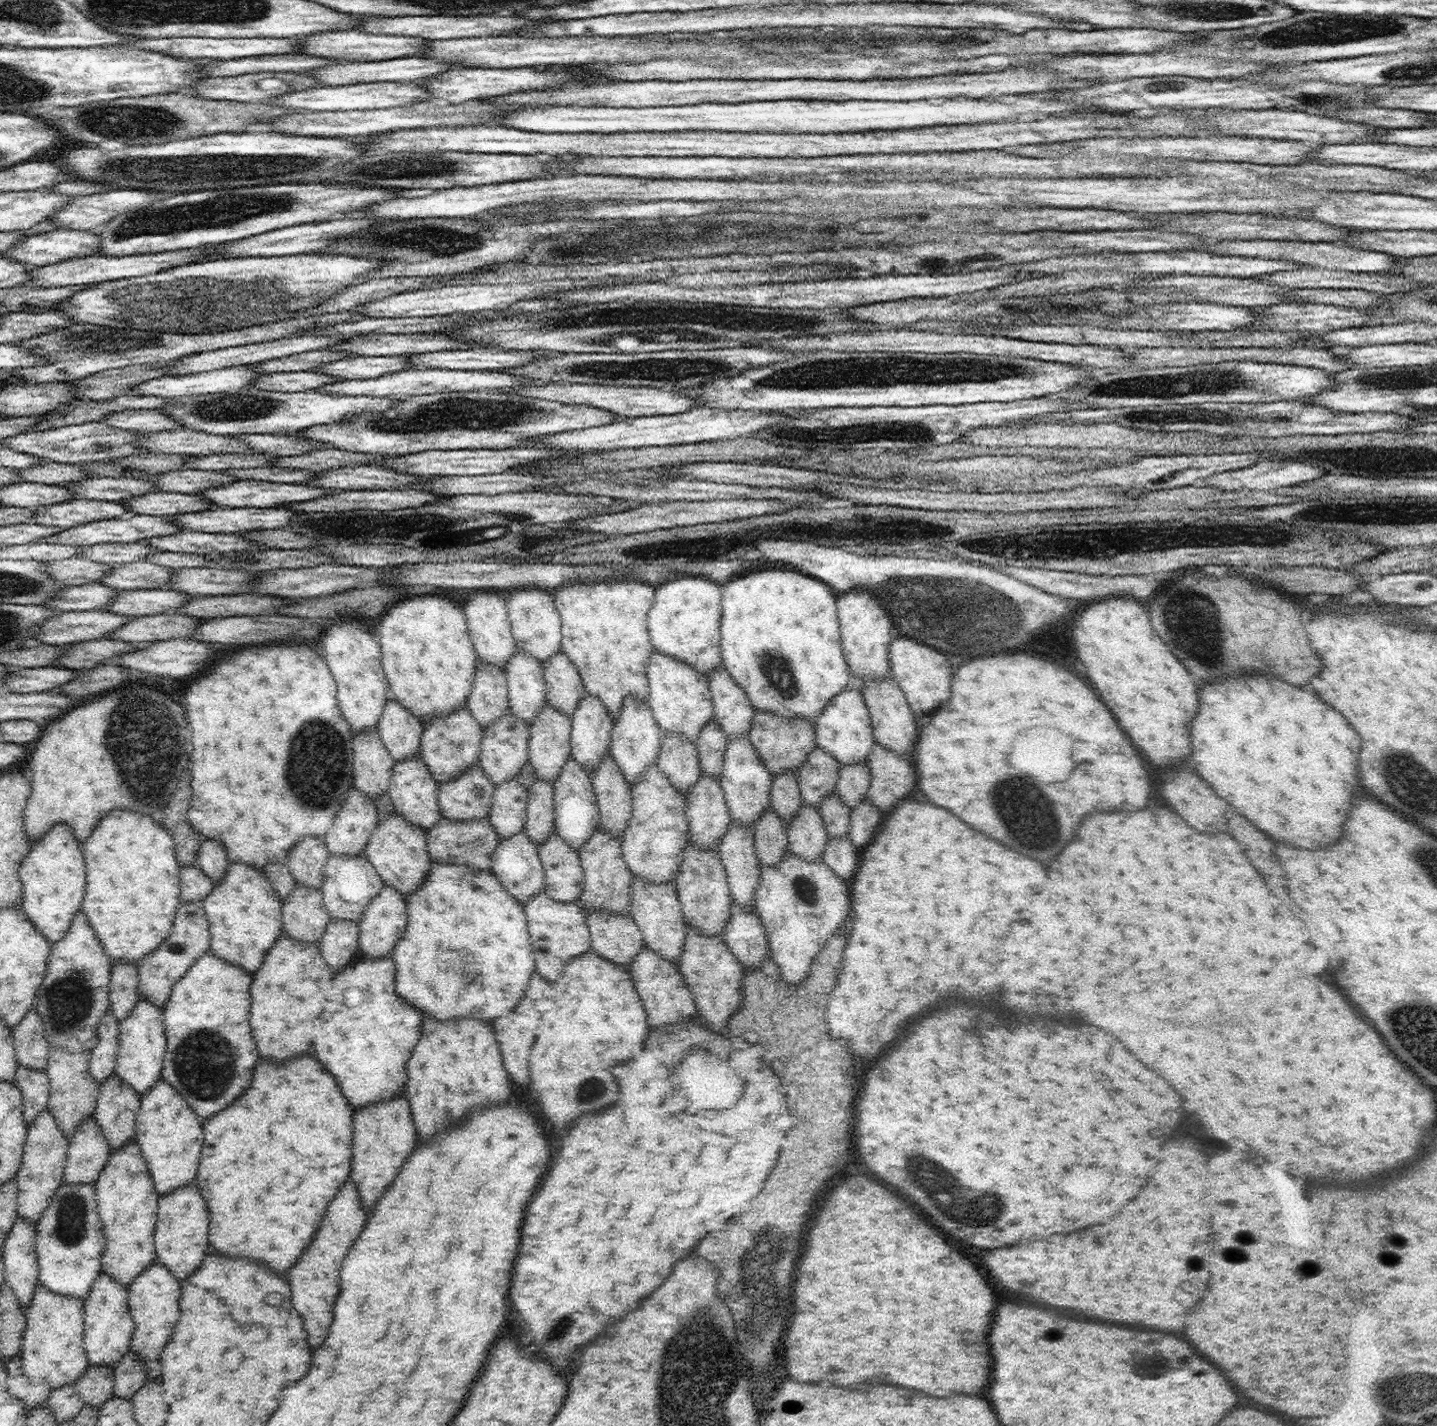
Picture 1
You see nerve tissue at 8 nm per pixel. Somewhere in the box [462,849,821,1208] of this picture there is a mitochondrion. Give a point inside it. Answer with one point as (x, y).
(592, 1092)

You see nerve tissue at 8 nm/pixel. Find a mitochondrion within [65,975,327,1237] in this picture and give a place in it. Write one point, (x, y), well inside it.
(191, 1061)

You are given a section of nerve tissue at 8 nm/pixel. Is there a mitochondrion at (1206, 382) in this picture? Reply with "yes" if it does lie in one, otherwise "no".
yes

